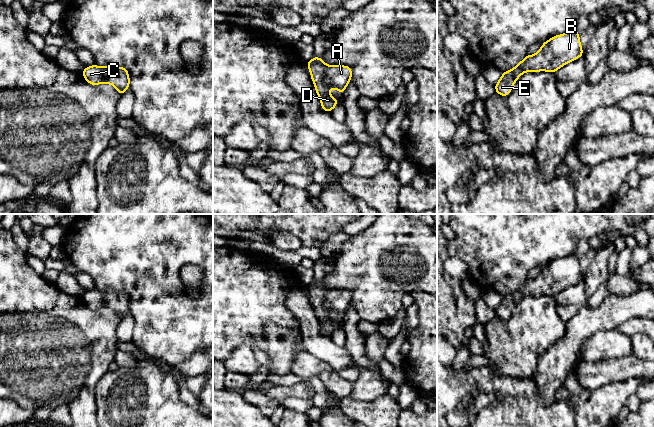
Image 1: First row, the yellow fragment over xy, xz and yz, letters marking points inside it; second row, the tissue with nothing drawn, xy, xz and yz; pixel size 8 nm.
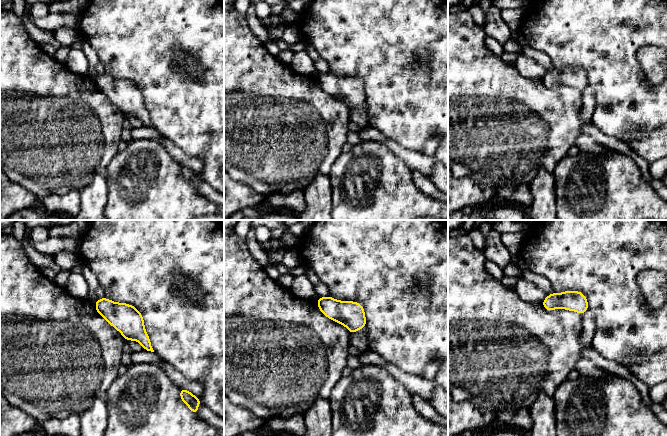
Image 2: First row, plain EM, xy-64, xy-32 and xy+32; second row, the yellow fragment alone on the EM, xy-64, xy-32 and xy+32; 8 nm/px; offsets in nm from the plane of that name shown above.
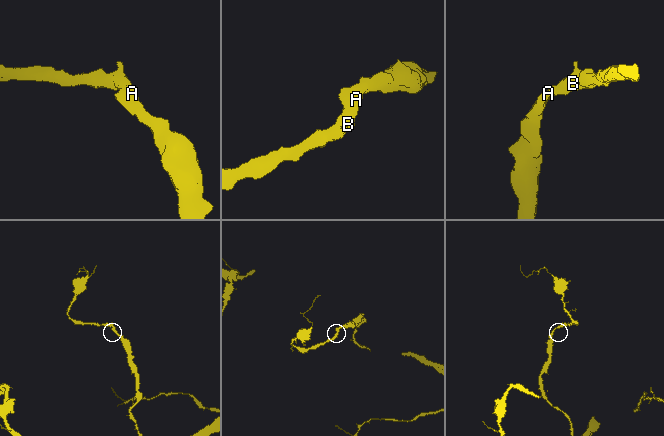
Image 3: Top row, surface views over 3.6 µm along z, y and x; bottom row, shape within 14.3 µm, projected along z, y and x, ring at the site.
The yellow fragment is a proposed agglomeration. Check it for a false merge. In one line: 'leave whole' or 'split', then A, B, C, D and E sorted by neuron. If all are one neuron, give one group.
leave whole; groups A B C D E

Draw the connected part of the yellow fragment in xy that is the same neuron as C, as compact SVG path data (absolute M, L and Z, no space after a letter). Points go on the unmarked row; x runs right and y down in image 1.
M95 288L85 291L82 299L90 309L99 309L102 307L113 309L120 320L124 318L130 309L129 297L125 291L116 291L113 289L99 291Z

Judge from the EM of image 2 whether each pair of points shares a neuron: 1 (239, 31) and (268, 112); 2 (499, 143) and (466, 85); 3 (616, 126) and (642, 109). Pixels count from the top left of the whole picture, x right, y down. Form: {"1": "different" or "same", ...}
{"1": "same", "2": "same", "3": "same"}

